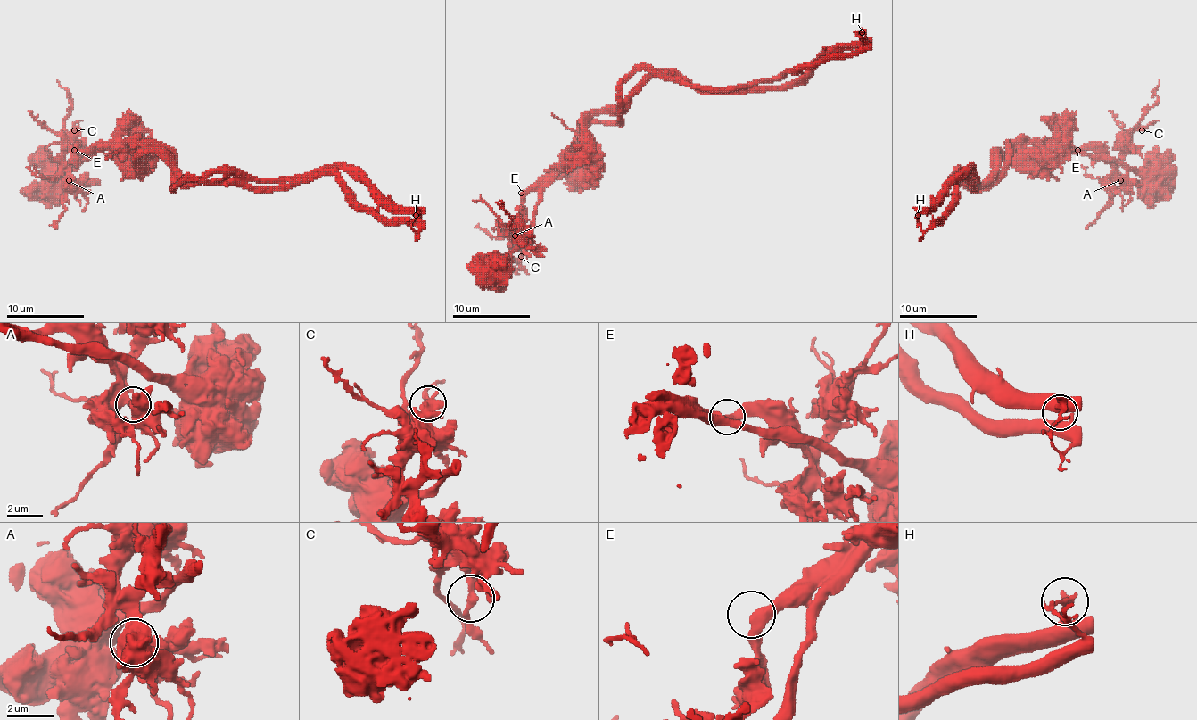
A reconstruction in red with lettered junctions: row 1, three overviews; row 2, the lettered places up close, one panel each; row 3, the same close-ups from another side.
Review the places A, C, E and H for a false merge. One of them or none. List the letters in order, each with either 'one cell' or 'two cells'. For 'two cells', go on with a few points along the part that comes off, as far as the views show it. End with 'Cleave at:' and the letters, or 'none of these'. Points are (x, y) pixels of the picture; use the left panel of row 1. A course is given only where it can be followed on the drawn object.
A: one cell
C: one cell
E: one cell
H: two cells; course (415, 215), (415, 231), (375, 218), (334, 175), (173, 188), (171, 155), (138, 142), (65, 163), (57, 79)
Cleave at: H

